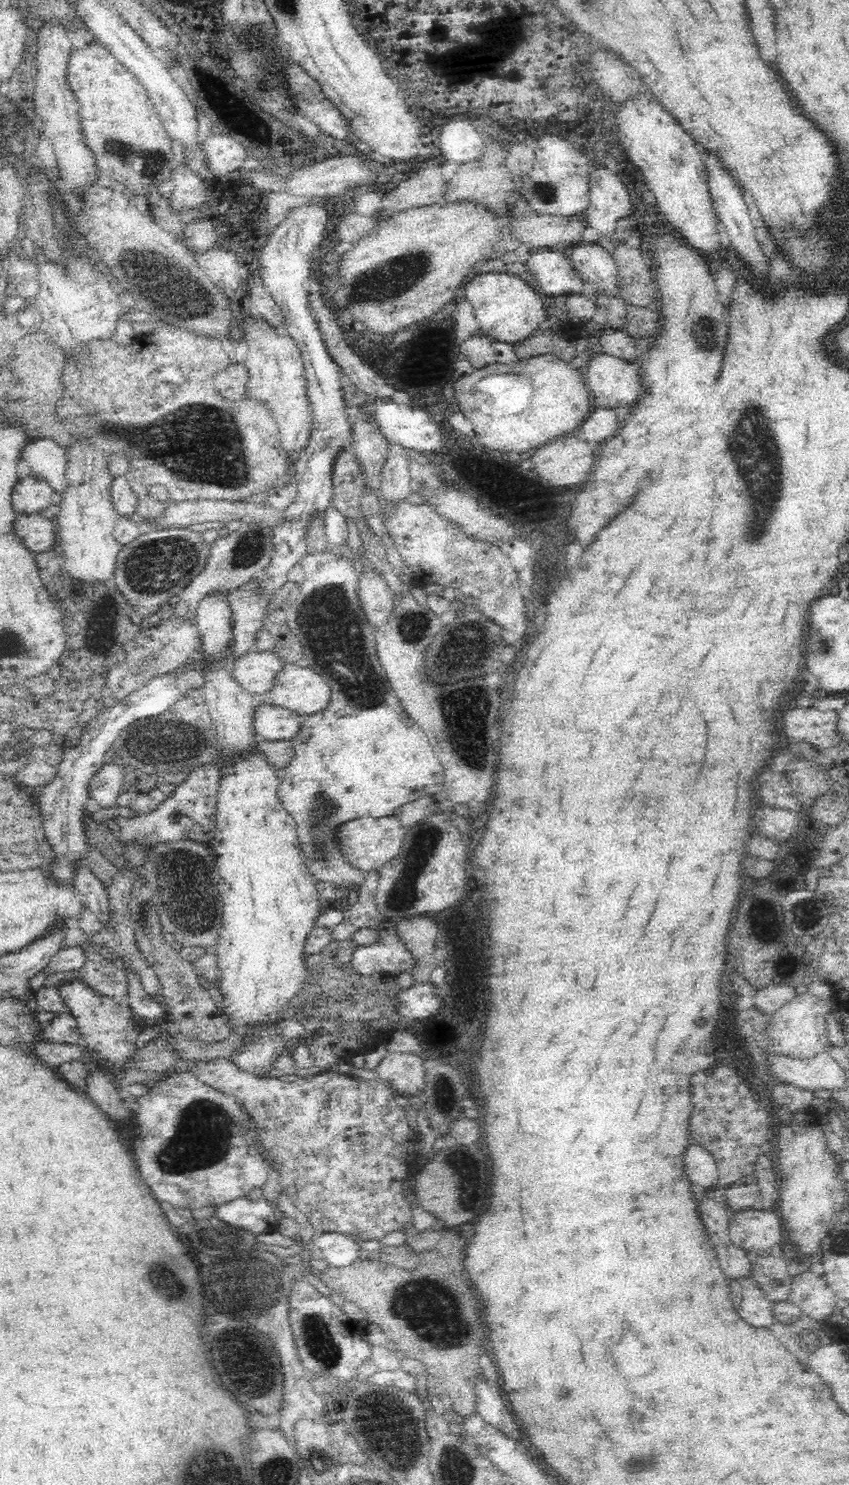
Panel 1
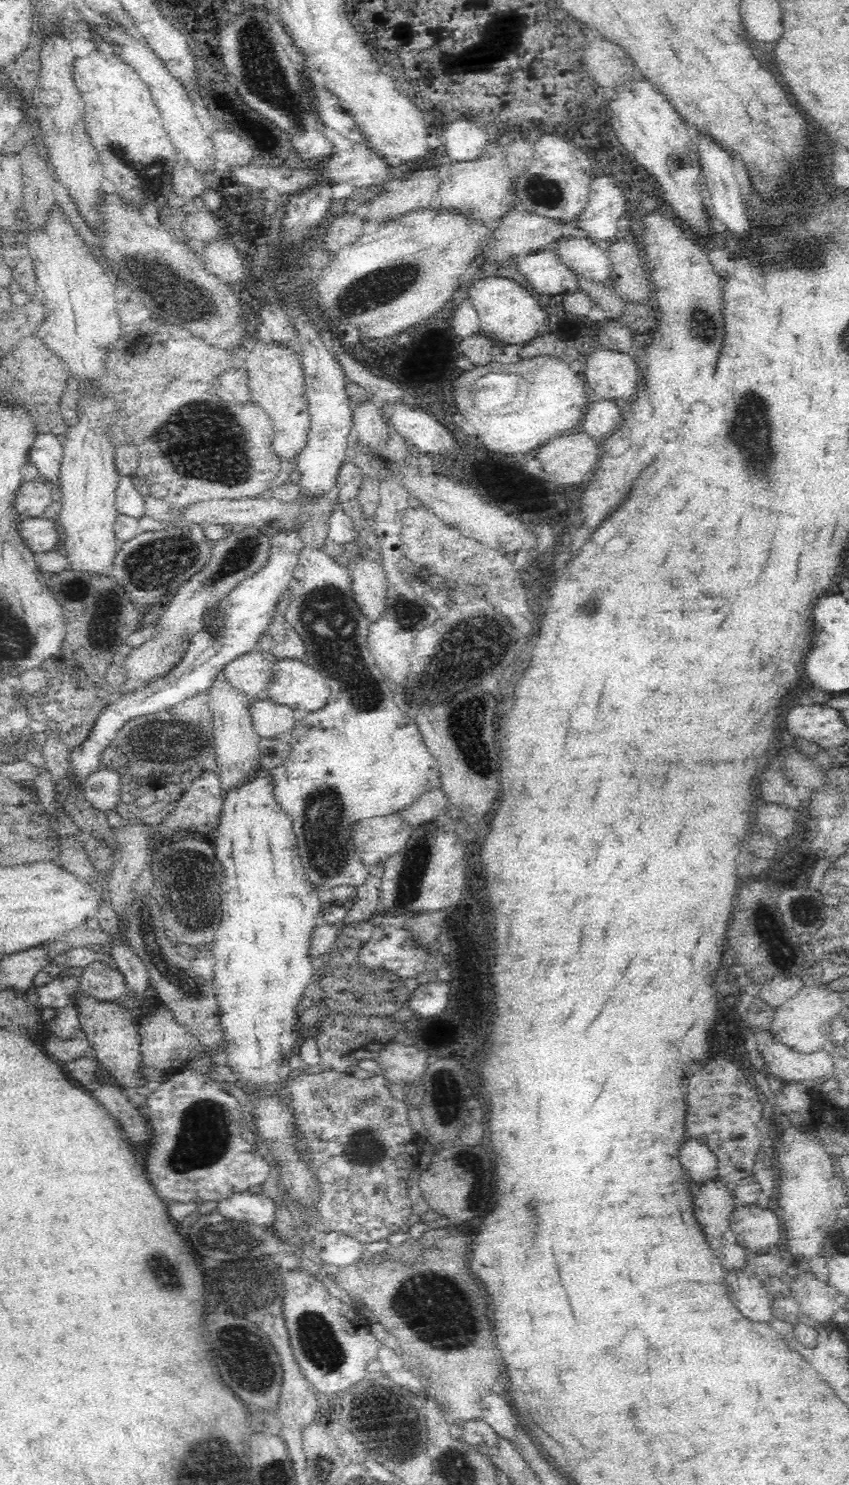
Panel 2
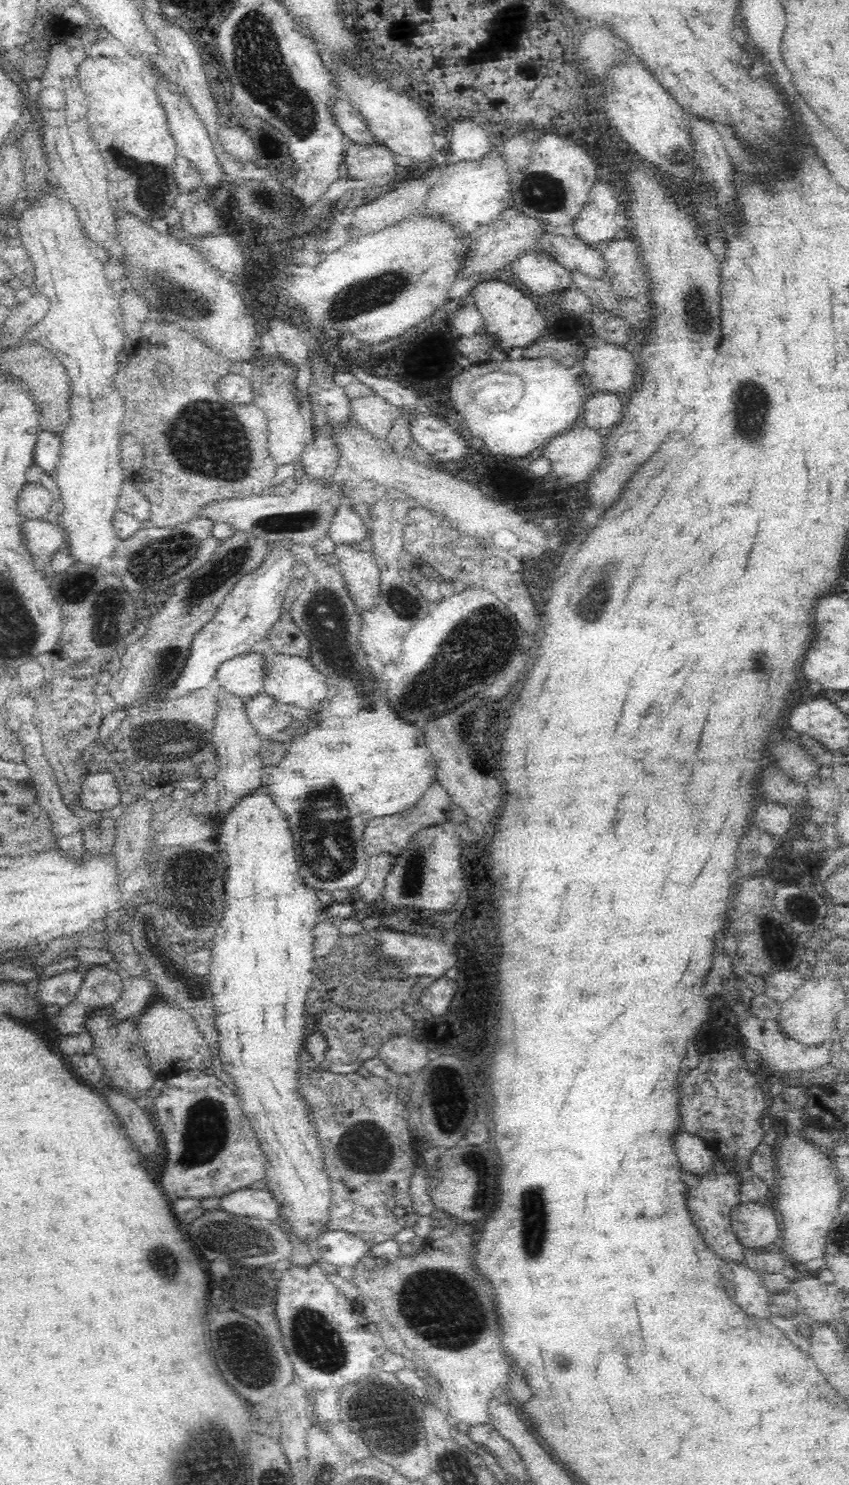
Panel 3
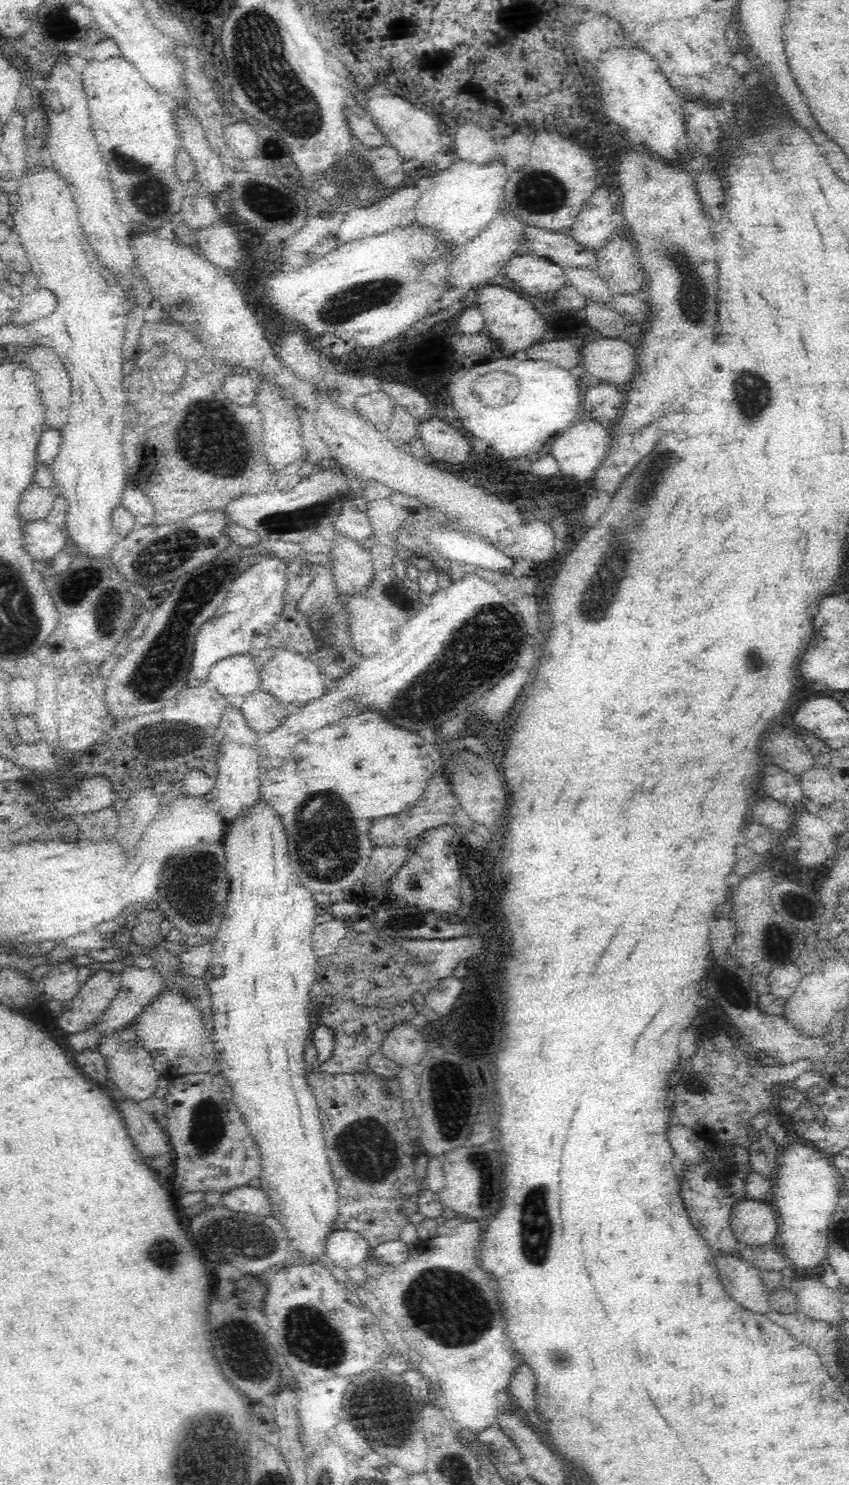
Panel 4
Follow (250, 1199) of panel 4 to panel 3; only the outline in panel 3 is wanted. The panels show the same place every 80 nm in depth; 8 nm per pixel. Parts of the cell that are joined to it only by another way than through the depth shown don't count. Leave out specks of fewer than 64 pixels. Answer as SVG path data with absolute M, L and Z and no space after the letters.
M251 1187L222 1195L218 1206L220 1209L238 1216L266 1219L272 1225L276 1225L279 1215L278 1207L271 1192Z

